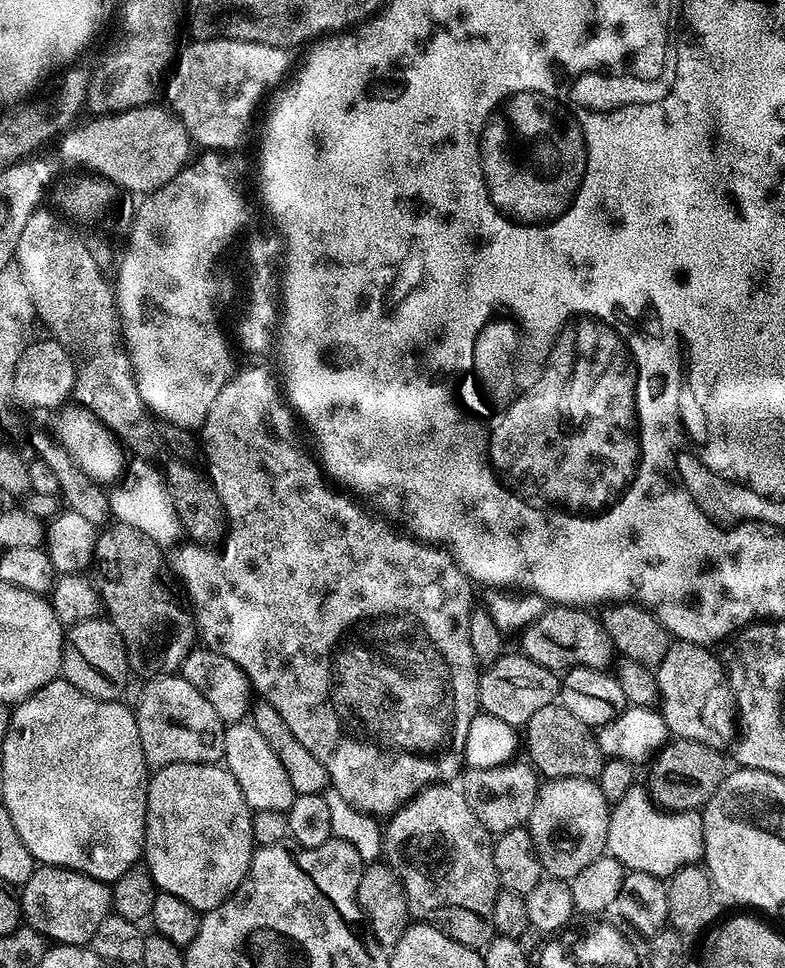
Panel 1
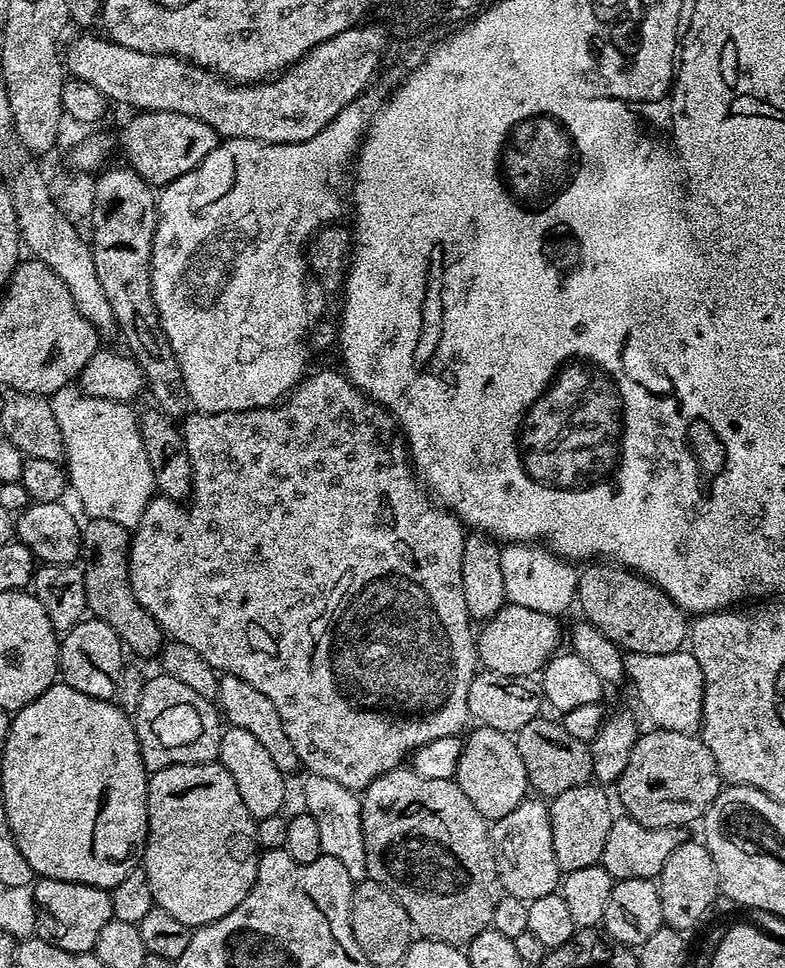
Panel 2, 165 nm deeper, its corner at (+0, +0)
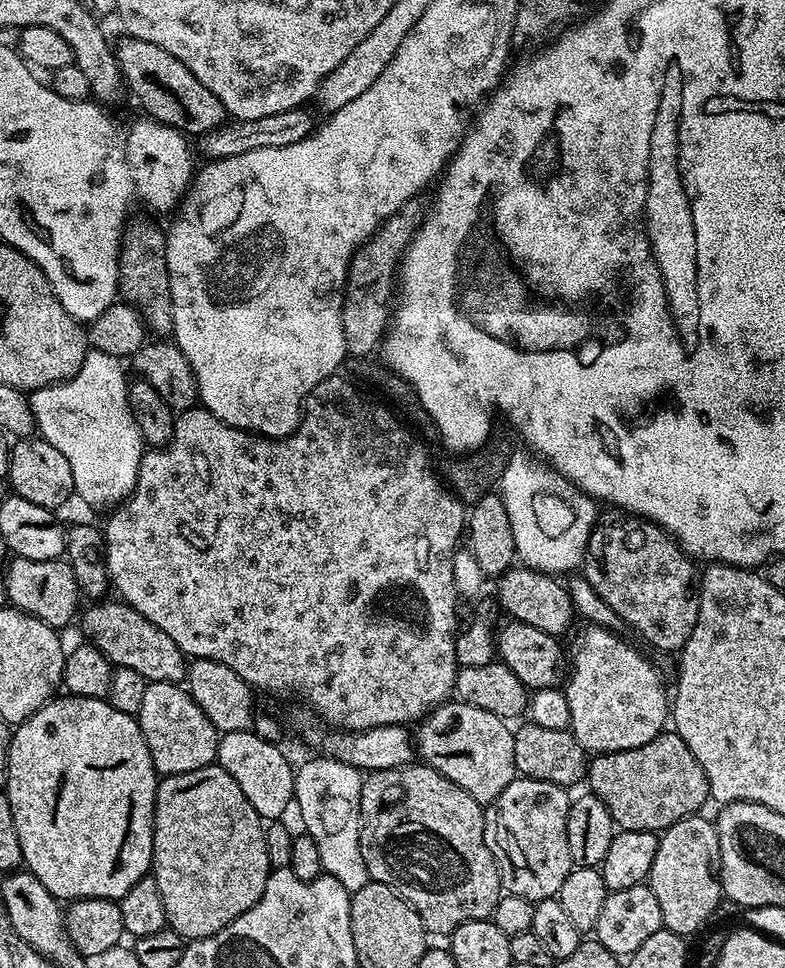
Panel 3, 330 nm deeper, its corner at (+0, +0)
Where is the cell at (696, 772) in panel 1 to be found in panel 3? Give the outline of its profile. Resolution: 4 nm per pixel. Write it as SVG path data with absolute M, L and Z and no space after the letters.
M674 730L661 732L659 736L646 742L646 746L634 746L621 752L602 752L593 755L588 761L587 784L587 791L597 796L602 806L606 806L606 810L610 810L612 822L621 832L642 830L659 834L665 828L674 826L674 822L697 815L703 809L700 807L710 800L706 774L698 758L690 754L690 746L686 746L686 742L682 742L682 738Z

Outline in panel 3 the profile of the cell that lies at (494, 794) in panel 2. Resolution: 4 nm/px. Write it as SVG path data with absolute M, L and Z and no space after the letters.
M445 702L432 709L415 728L415 755L429 768L438 770L438 774L466 790L466 794L482 806L498 798L498 794L502 794L502 790L517 779L513 729L509 721L490 714L490 710L478 710L478 706L459 702Z

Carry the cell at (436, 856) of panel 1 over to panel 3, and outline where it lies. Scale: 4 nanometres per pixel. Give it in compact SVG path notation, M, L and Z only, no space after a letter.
M413 762L401 768L391 768L390 770L378 770L364 776L362 798L360 799L360 845L362 846L362 862L366 862L369 881L393 888L420 915L424 929L429 934L436 935L437 932L438 935L447 937L455 928L462 926L462 922L489 919L494 906L498 906L502 889L498 866L494 862L494 854L490 854L490 846L486 846L484 808L474 798L470 798L470 794L466 794L466 790L462 790L457 784L450 782L442 774L438 774L438 770L429 768L423 762Z

